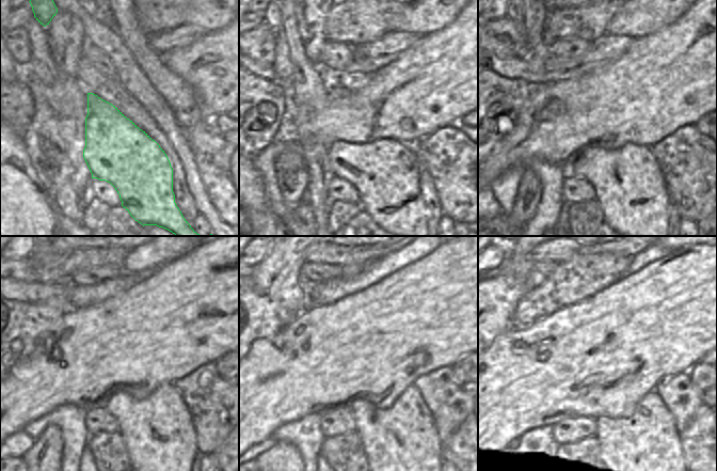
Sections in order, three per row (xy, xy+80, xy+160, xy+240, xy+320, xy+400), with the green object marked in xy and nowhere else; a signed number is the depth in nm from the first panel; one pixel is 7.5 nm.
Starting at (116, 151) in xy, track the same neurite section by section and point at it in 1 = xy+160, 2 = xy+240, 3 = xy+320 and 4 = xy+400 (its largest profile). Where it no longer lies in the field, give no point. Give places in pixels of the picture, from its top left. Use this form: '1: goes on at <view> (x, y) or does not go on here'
1: goes on at xy+160 (630, 188)
2: goes on at xy+240 (158, 433)
3: goes on at xy+320 (401, 444)
4: goes on at xy+400 (642, 453)

